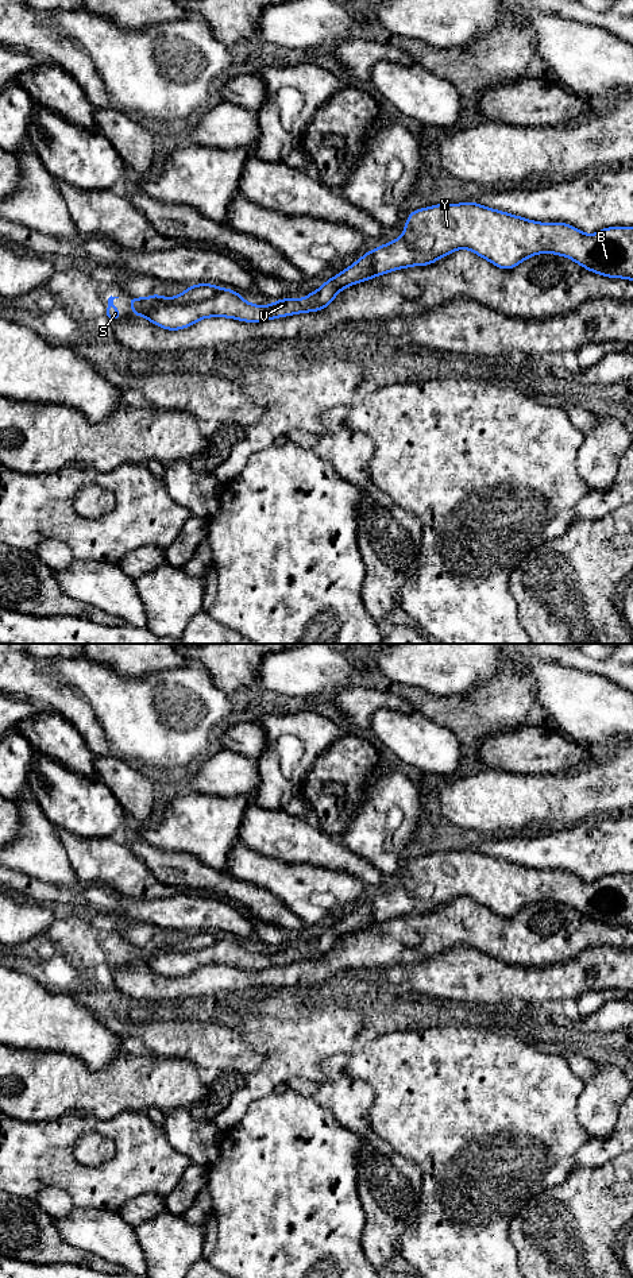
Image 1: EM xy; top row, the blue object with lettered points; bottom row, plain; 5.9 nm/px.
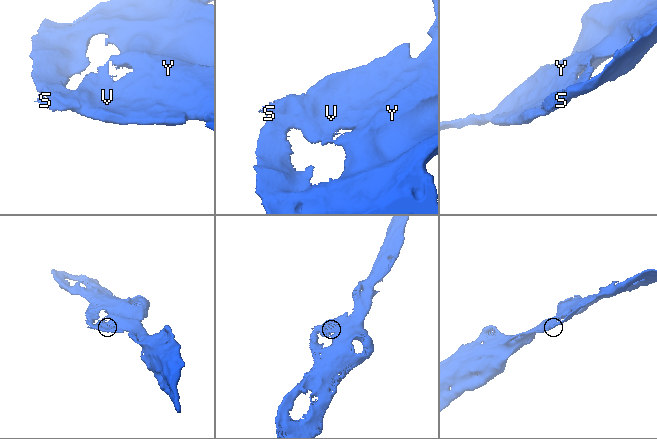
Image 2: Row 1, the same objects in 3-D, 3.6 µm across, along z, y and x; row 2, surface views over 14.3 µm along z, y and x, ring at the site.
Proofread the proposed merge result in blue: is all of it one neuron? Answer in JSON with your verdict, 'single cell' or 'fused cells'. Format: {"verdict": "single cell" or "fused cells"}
{"verdict": "fused cells"}

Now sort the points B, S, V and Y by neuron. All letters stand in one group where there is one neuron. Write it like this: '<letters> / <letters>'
B V Y / S

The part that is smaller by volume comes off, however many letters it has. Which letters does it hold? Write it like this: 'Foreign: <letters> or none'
Foreign: S

